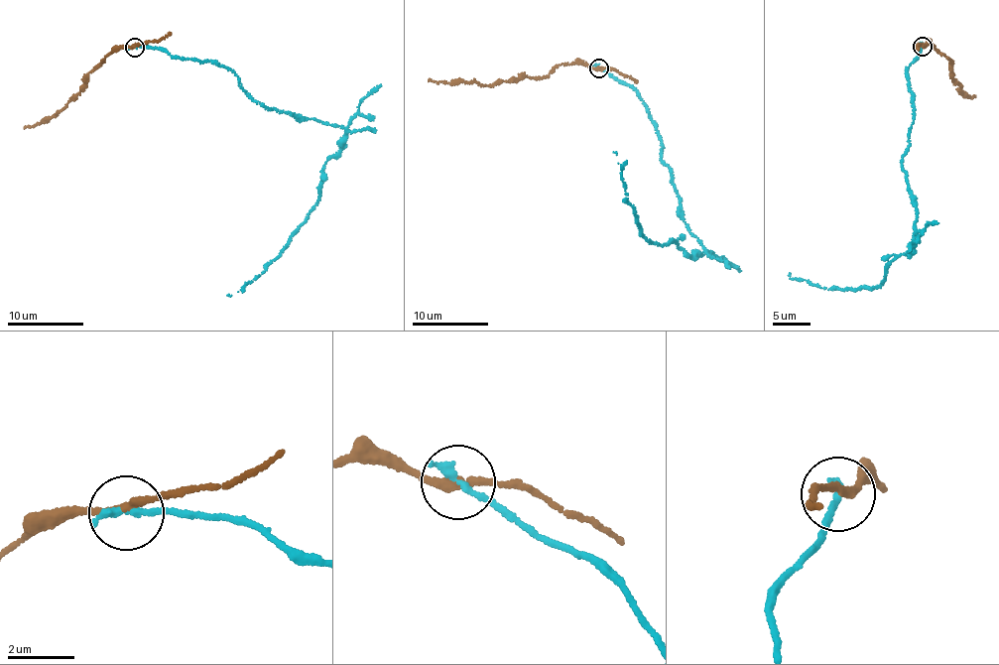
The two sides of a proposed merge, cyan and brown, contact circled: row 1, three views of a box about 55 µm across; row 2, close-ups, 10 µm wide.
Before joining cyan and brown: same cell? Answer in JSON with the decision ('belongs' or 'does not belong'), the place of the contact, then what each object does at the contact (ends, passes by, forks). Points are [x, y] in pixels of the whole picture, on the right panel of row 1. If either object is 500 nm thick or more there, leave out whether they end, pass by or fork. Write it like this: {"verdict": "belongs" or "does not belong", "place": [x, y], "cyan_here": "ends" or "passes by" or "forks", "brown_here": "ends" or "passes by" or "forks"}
{"verdict": "does not belong", "place": [922, 46], "cyan_here": "ends", "brown_here": "passes by"}

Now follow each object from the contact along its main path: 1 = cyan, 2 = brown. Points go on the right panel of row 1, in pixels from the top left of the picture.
1: (922, 46), (905, 69), (914, 116), (901, 160), (916, 208), (912, 252), (874, 287), (824, 289), (790, 274)
2: (922, 46), (929, 42), (947, 58), (952, 65), (951, 78), (961, 92), (973, 96)

